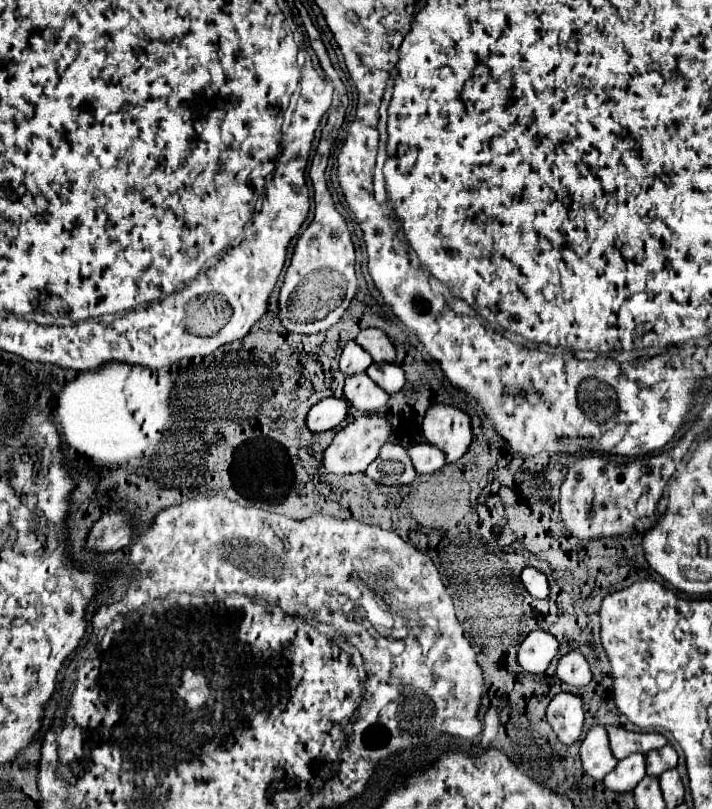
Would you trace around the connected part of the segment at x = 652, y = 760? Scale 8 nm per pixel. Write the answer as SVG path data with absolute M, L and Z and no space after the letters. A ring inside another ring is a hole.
M671 745L647 753L647 775L659 777L663 771L673 769L675 765L677 765L677 751Z

